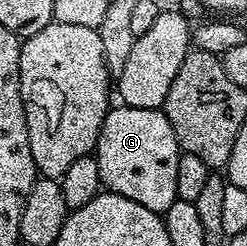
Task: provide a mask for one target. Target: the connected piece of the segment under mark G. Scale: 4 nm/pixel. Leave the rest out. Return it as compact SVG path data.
M115 106L108 110L93 152L101 169L103 187L112 195L129 197L129 201L137 201L137 205L145 205L145 209L150 211L160 213L167 211L169 205L173 205L177 198L177 161L181 154L179 142L173 133L173 125L169 125L167 114L162 109Z

